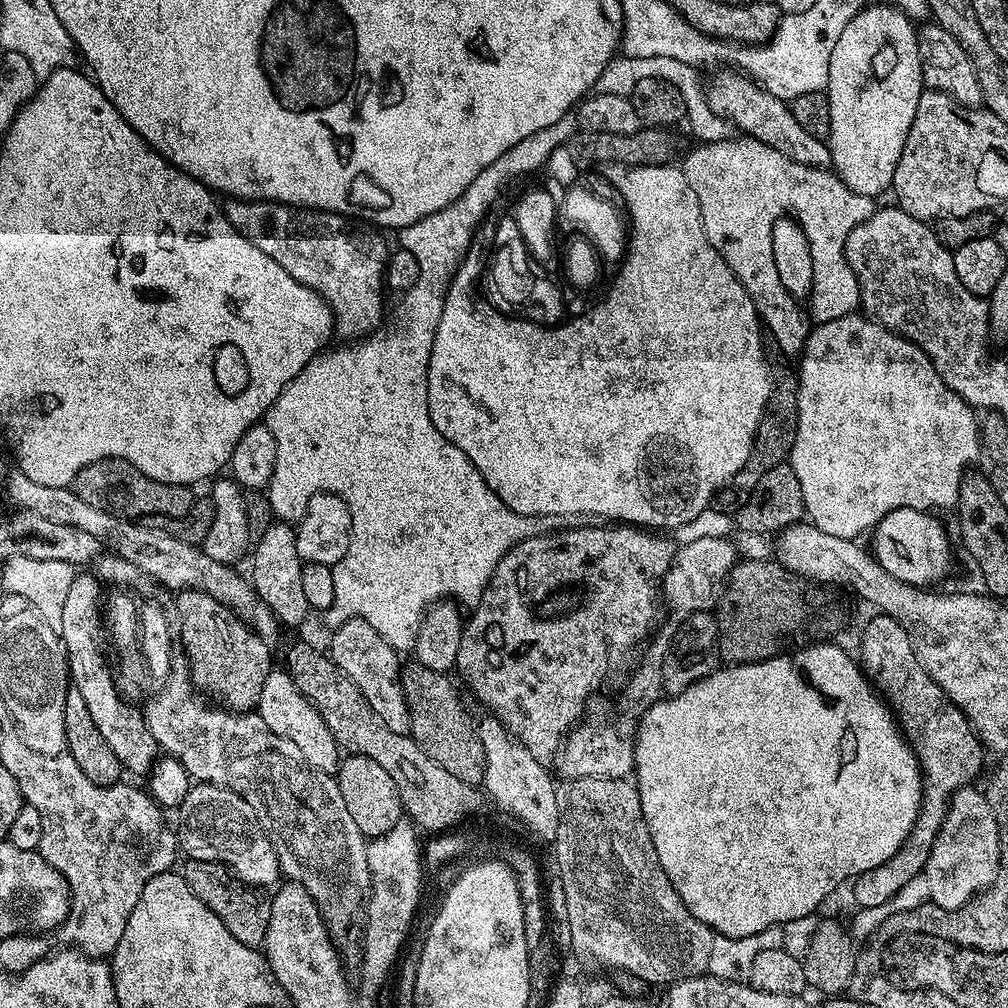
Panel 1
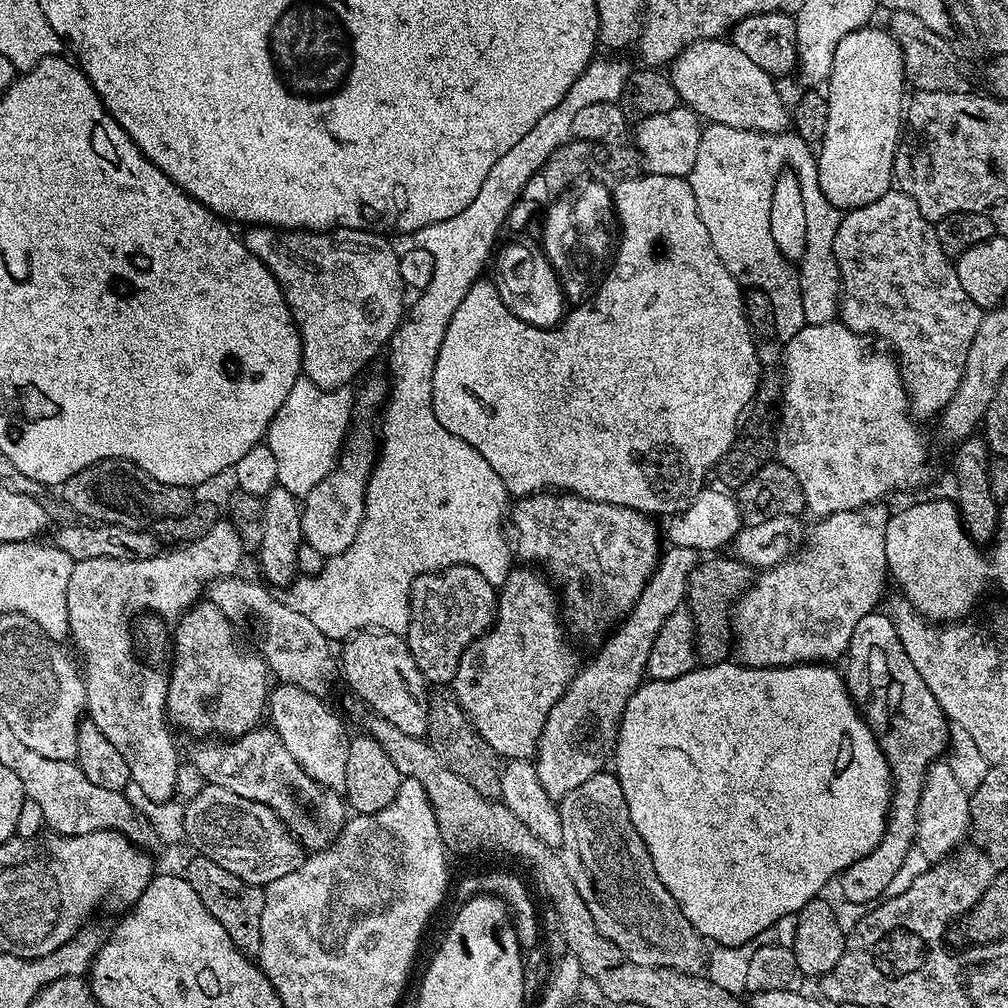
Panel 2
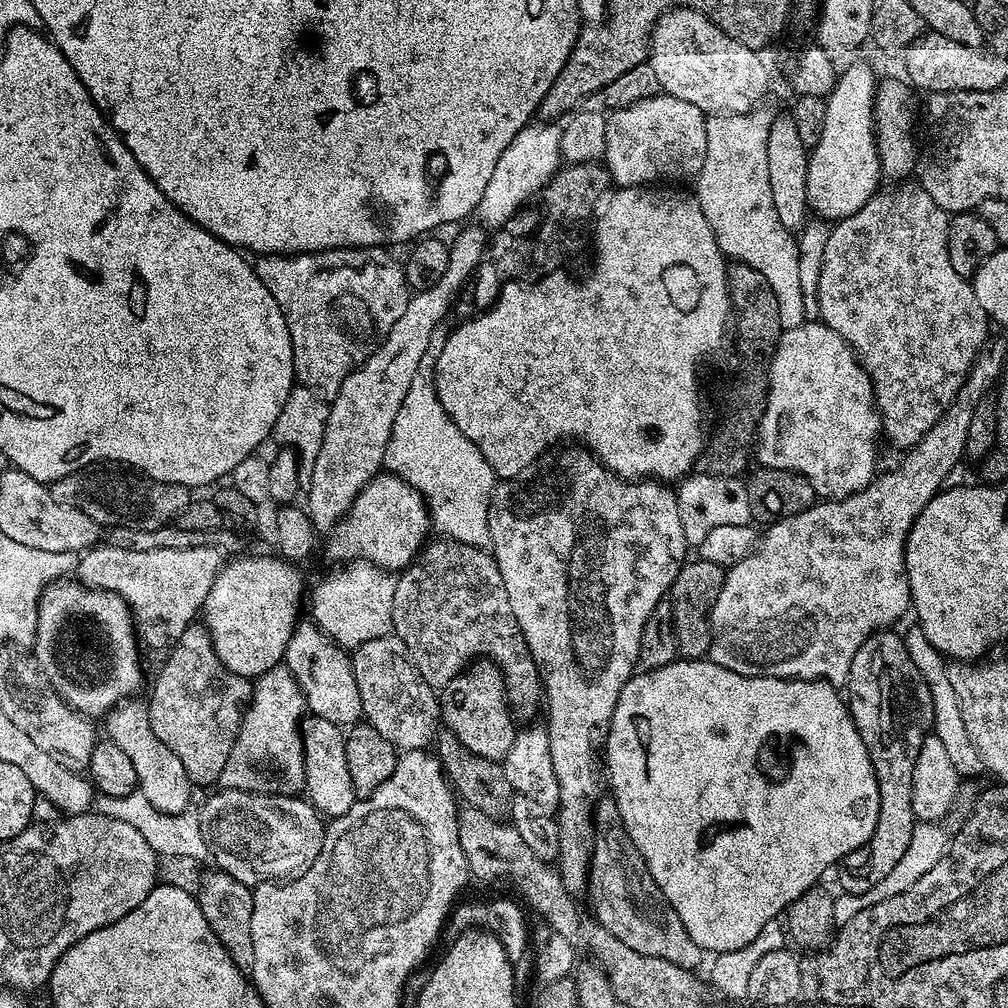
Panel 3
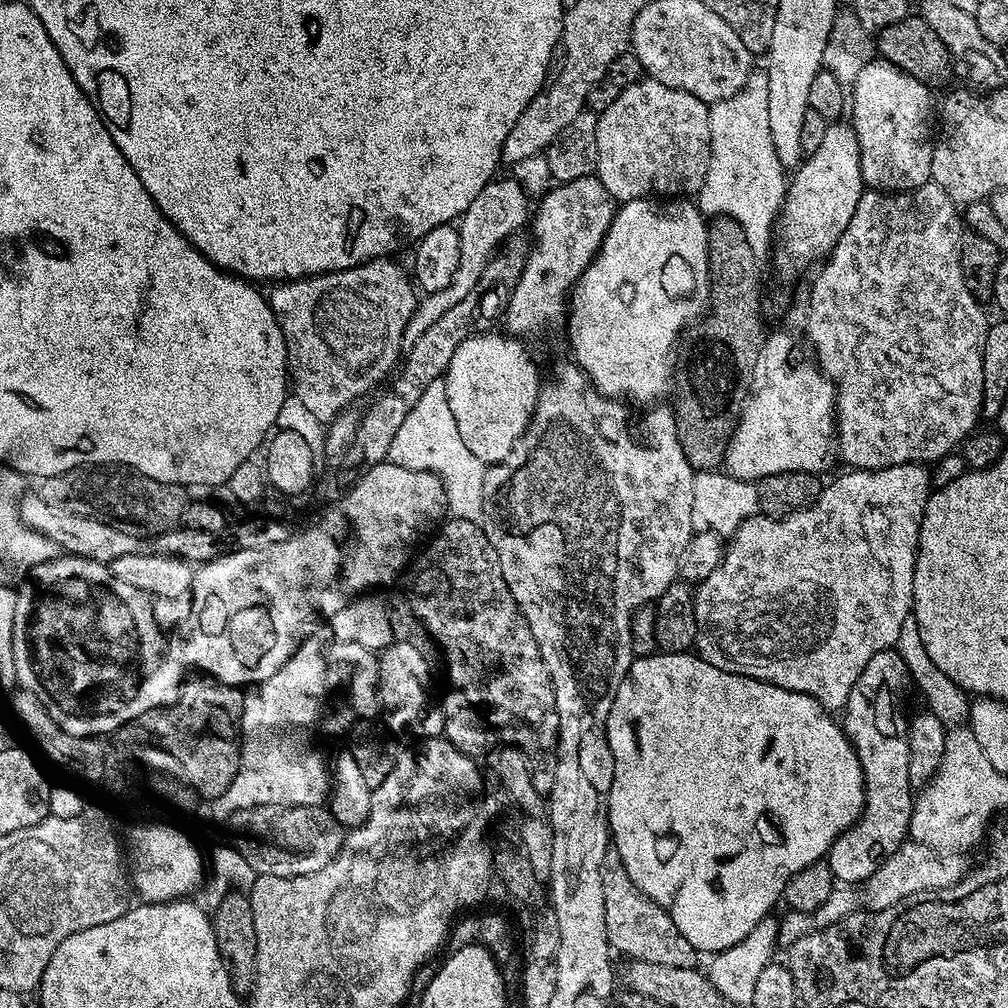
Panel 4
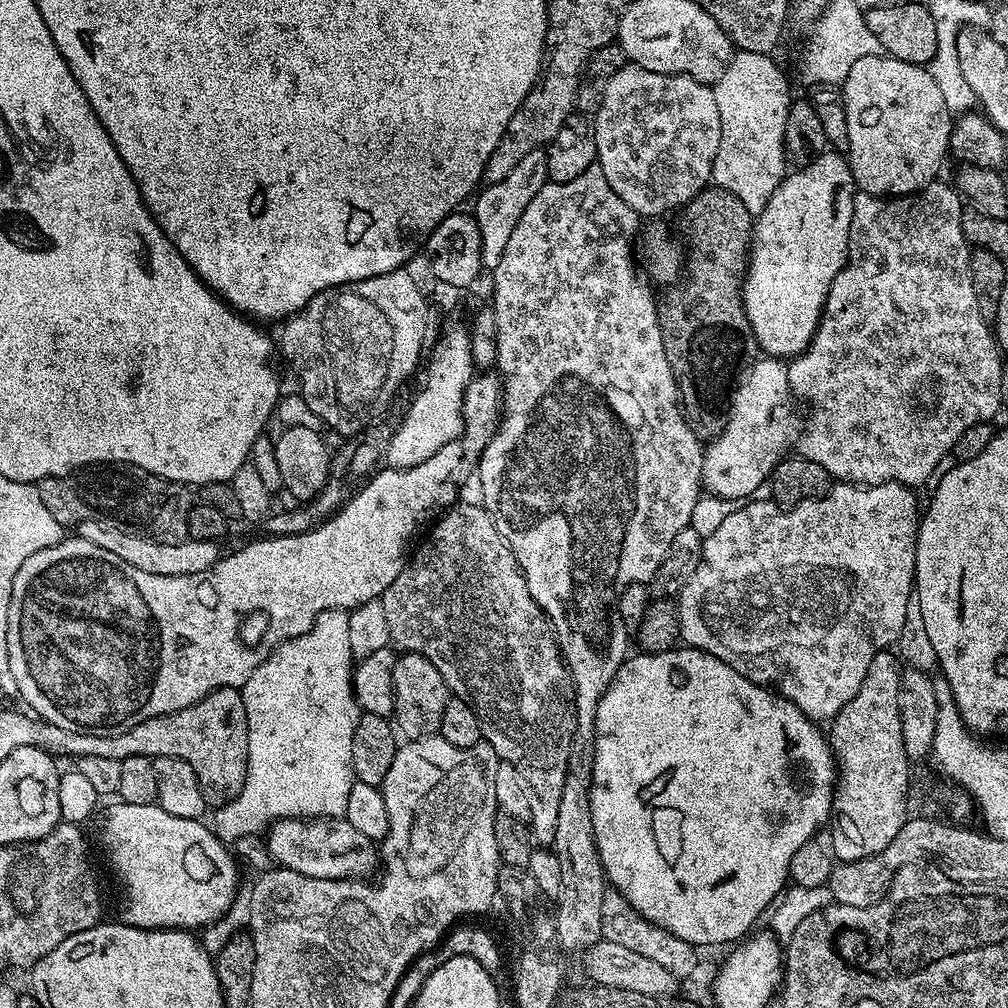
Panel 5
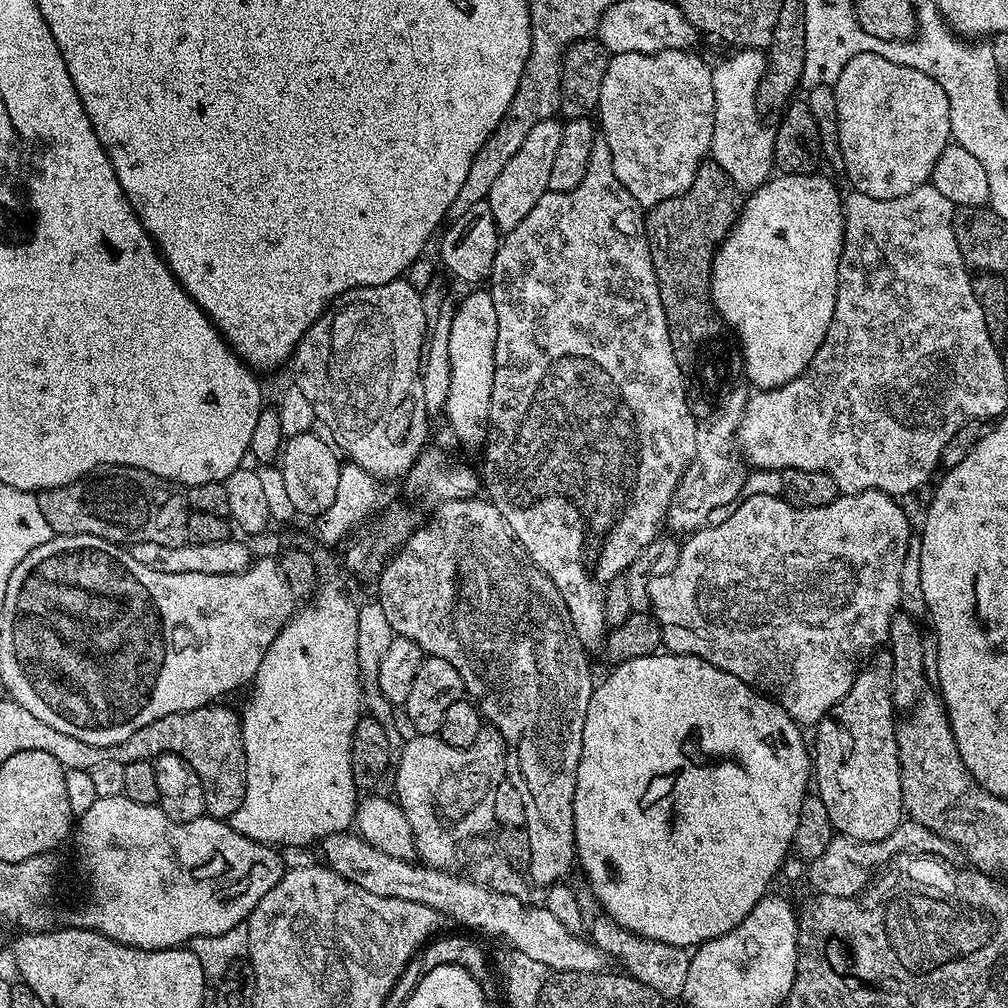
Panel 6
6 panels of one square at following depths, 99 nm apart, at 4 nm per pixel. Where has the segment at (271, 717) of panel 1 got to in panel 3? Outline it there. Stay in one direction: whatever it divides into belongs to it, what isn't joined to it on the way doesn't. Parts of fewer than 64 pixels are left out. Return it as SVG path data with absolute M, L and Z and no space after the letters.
M309 715L302 724L302 739L304 741L304 783L306 799L321 817L335 818L346 814L350 806L357 802L354 782L350 782L350 769L346 766L345 733L341 725L326 722L326 718Z

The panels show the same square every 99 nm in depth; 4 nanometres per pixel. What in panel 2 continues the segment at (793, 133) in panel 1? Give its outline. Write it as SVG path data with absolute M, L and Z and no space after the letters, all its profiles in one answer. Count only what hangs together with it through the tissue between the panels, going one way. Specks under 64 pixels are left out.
M724 38L715 40L695 40L692 44L685 45L676 55L676 59L670 65L670 79L674 90L680 96L680 104L692 109L701 121L708 124L721 124L722 126L734 126L751 132L767 132L780 134L790 124L790 112L784 108L784 100L776 89L777 81L762 66L750 62L742 50L738 50Z

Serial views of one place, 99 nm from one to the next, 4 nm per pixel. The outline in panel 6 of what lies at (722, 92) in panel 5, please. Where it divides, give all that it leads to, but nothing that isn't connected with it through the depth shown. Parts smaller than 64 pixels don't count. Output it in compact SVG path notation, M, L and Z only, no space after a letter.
M741 48L733 51L733 56L728 56L719 65L712 69L712 81L714 82L714 138L712 139L711 159L716 161L726 174L742 190L755 190L767 184L774 172L774 138L776 129L770 123L764 124L760 117L761 105L758 103L758 86L768 69L768 57L759 48Z

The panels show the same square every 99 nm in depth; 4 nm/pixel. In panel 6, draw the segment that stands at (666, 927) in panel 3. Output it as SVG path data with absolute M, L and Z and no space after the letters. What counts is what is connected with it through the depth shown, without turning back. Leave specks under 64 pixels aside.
M600 914L596 921L591 921L590 939L598 945L609 961L625 964L627 975L633 976L638 982L650 986L650 990L658 990L658 994L665 996L667 1000L679 1001L684 994L686 986L686 974L690 971L692 957L689 949L670 946L666 942L658 942L650 938L642 938L614 922L614 918Z

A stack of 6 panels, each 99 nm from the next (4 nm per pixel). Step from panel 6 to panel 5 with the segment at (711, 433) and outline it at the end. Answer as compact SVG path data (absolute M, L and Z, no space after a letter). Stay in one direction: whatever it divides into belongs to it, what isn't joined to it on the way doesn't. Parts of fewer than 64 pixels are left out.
M757 358L752 361L751 366L741 372L738 383L730 392L730 407L726 426L722 430L722 434L712 437L704 450L700 479L703 487L711 495L720 496L723 500L740 502L745 498L755 497L759 493L756 491L763 484L765 487L766 481L771 477L772 472L778 467L781 460L789 455L790 449L788 447L791 444L793 447L794 437L798 432L796 416L792 413L788 400L790 401L788 369L783 359Z

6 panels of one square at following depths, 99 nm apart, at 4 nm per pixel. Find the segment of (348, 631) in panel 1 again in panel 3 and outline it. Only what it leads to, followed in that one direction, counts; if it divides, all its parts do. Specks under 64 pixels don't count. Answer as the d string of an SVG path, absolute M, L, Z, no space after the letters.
M395 634L370 638L370 642L362 642L354 649L351 658L358 694L362 694L366 723L374 726L374 730L378 730L378 734L397 750L427 749L435 741L442 724L440 701L437 689L429 686L426 678L418 674L406 646Z

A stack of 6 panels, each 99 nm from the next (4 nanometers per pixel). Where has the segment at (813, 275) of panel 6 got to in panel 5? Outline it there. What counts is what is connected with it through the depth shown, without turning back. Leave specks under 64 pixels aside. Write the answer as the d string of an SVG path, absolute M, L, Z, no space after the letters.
M826 150L821 156L811 160L809 164L797 167L792 171L789 171L785 175L784 180L778 186L778 190L774 190L774 194L770 194L770 202L766 202L766 206L755 217L754 227L752 229L752 246L748 258L748 271L744 277L744 286L742 289L744 293L744 309L750 318L750 326L756 335L756 343L759 351L772 358L795 358L800 353L805 352L812 344L814 334L820 325L820 318L824 315L824 303L828 297L830 286L834 282L836 275L848 263L850 222L854 218L854 197L856 197L858 191L851 174L851 166L848 165L847 159L836 150Z

